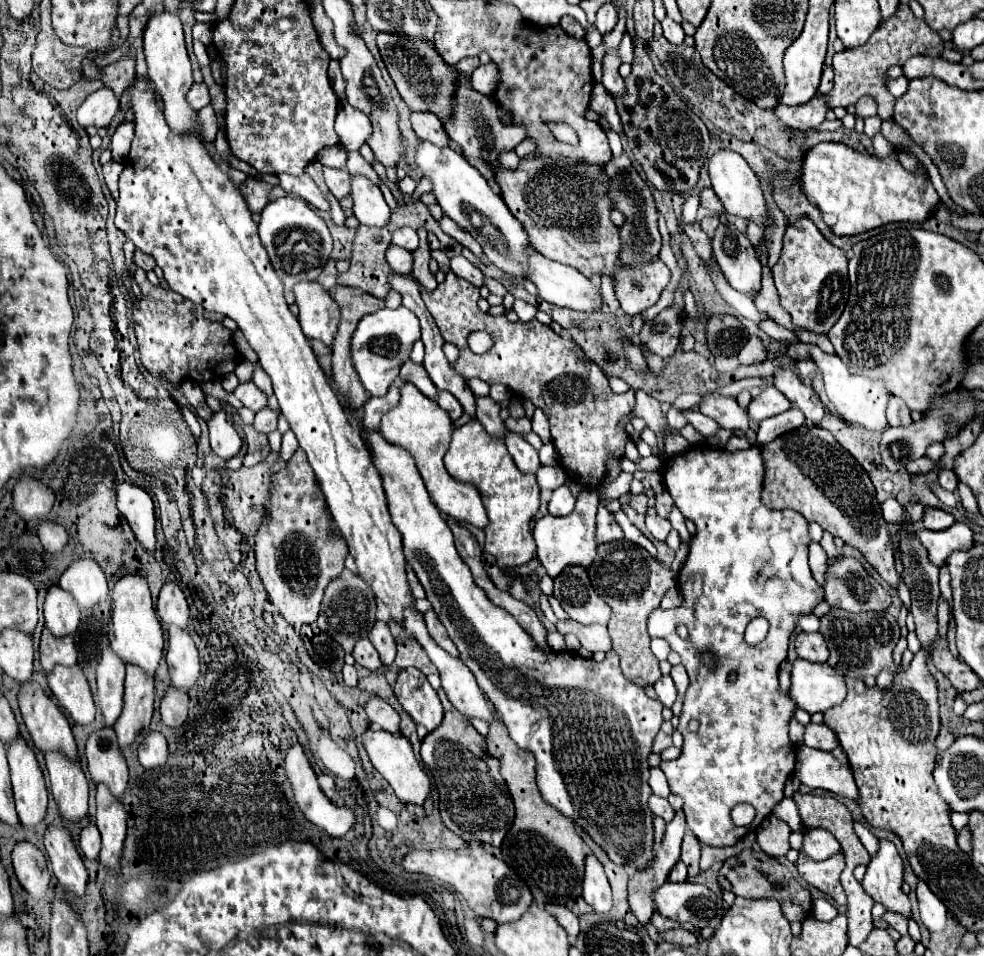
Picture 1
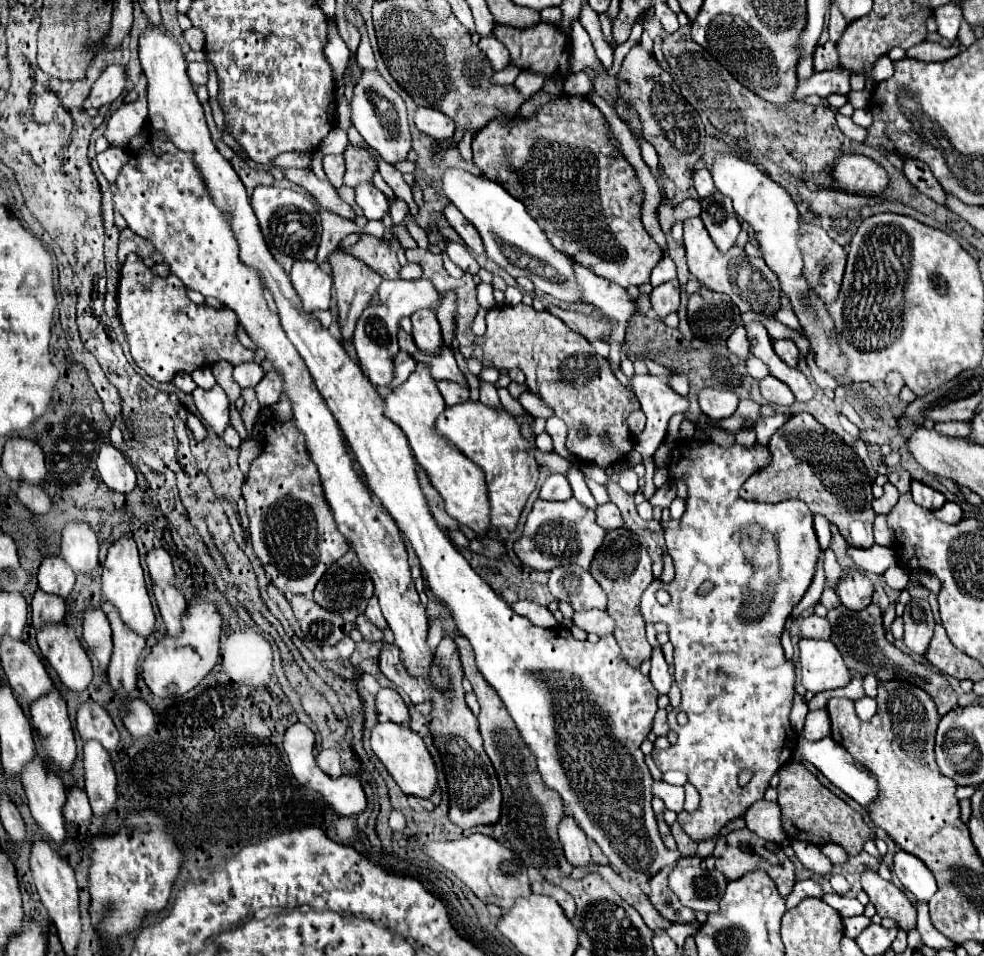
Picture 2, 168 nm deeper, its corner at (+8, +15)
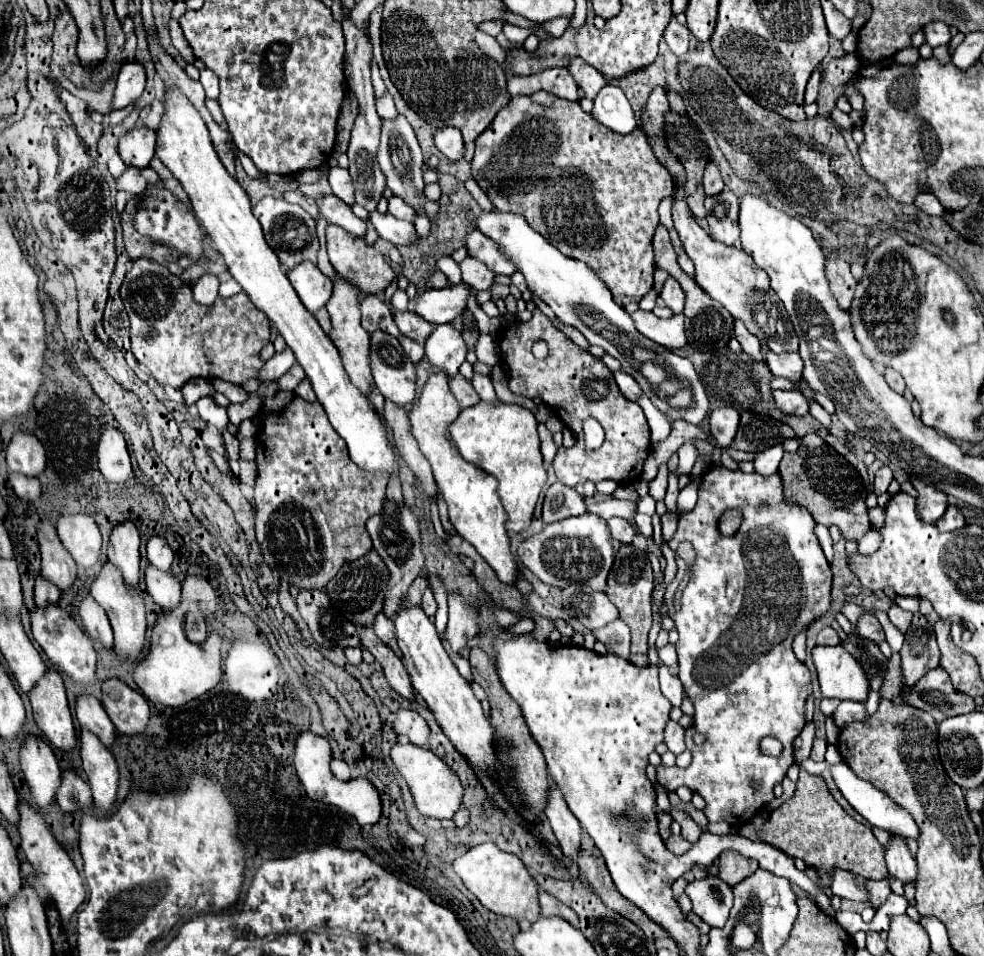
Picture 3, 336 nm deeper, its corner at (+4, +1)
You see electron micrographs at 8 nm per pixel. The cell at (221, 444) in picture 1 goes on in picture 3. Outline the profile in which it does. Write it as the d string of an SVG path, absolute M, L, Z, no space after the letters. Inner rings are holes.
M203 397L195 405L197 405L197 411L199 411L199 415L201 415L203 421L215 425L219 431L223 431L227 427L227 423L229 423L227 409L219 407L213 397Z

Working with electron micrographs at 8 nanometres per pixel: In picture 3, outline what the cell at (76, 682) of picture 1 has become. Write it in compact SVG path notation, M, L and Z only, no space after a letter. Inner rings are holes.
M59 605L55 607L35 607L31 613L31 629L39 647L47 653L53 667L67 673L79 683L89 683L95 679L95 659L97 651L93 641L83 633L83 629L65 613Z

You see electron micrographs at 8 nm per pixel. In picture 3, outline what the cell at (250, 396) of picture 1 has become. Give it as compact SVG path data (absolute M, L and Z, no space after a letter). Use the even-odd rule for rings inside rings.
M285 347L281 353L275 353L261 369L261 375L259 375L259 381L273 381L273 379L279 379L283 373L287 373L291 369L291 365L295 363L295 357L293 357L293 351L289 347Z

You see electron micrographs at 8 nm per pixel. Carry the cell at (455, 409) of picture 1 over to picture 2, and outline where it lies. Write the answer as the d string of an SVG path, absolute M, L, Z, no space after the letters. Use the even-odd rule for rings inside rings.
M439 381L437 383L443 399L447 405L455 405L455 403L463 403L469 399L469 389L461 387L459 383L453 383L453 381Z

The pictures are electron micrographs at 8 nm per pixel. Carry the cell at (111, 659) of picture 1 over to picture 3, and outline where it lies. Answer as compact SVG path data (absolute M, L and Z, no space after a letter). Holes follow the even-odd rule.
M85 597L79 605L79 615L83 619L83 627L85 631L93 637L99 639L103 645L111 647L113 645L113 631L107 619L107 613L103 611L103 607L99 607L99 603L95 603L95 599Z

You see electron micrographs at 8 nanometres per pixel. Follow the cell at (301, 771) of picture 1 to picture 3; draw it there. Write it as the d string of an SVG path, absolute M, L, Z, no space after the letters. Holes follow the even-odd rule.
M305 731L299 735L297 745L295 745L295 769L297 775L307 791L307 795L313 801L321 801L327 805L335 805L343 811L347 811L349 815L353 815L357 819L359 825L375 825L381 817L381 797L375 789L375 785L363 777L353 779L353 781L339 781L333 777L331 773L331 745L325 737L315 735L311 731Z

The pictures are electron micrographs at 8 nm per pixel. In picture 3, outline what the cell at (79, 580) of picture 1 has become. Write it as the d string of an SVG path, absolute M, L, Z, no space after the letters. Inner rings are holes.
M77 513L59 517L57 533L77 565L89 569L97 563L101 549L101 533L91 515Z

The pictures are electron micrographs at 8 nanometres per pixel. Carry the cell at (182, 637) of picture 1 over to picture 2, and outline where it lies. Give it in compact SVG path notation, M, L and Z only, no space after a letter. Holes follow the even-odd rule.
M155 585L153 587L155 593L155 601L157 607L161 611L161 617L165 621L165 629L167 629L167 637L179 637L181 629L181 617L187 609L187 601L185 597L175 589L175 585Z

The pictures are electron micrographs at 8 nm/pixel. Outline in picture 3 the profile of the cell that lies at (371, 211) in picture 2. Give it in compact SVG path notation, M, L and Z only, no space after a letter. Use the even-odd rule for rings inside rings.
M373 211L371 213L371 223L377 227L381 239L393 243L393 245L415 245L419 241L417 231L413 227L411 221L403 221L403 219L395 219L391 213L379 213Z

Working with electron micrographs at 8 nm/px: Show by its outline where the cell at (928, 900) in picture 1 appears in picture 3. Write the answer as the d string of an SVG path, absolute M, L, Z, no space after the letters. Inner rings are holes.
M891 835L891 843L885 847L885 861L891 877L903 883L917 879L915 857L909 853L909 847L903 843L901 835Z

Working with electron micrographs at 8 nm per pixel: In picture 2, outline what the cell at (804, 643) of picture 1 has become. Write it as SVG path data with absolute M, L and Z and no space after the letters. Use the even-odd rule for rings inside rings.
M809 615L809 617L803 617L801 619L799 631L801 631L801 637L803 639L829 639L831 625L823 617Z

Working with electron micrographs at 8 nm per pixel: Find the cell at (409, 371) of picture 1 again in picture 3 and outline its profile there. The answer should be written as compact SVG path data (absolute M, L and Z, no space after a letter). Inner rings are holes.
M363 295L360 300L360 311L361 324L365 331L373 333L375 329L381 329L385 333L391 333L393 337L401 335L387 303L379 295Z

